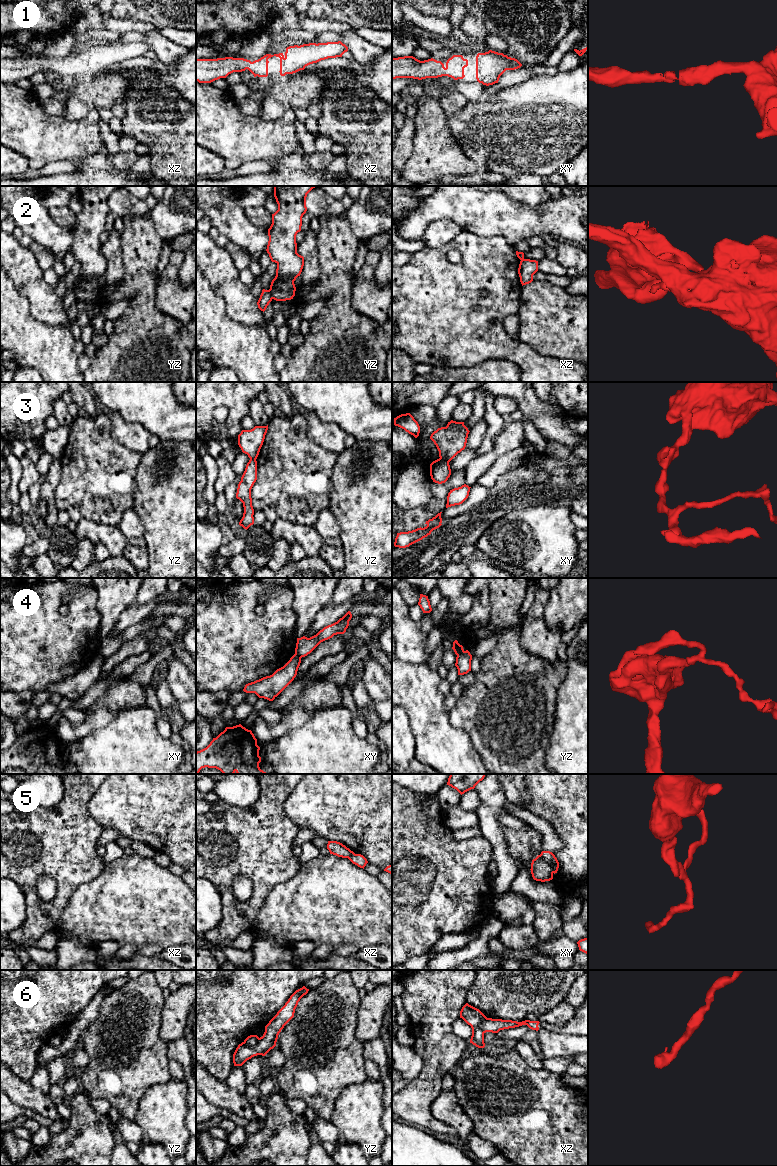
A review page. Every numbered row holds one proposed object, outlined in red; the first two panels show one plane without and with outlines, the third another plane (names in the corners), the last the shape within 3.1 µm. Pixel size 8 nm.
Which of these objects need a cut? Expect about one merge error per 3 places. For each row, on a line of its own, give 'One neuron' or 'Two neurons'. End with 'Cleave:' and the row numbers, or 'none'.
1: One neuron
2: Two neurons
3: Two neurons
4: Two neurons
5: Two neurons
6: Two neurons
Cleave: 2, 3, 4, 5, 6

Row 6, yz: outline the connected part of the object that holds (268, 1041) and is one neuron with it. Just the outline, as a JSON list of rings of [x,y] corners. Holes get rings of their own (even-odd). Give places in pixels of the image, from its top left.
[[[305,986],[296,990],[277,1012],[277,1014],[265,1026],[265,1032],[255,1047],[249,1047],[244,1042],[238,1045],[233,1054],[234,1066],[242,1066],[254,1056],[265,1056],[276,1046],[278,1035],[284,1026],[294,1017],[295,1009],[300,999],[308,993]]]

